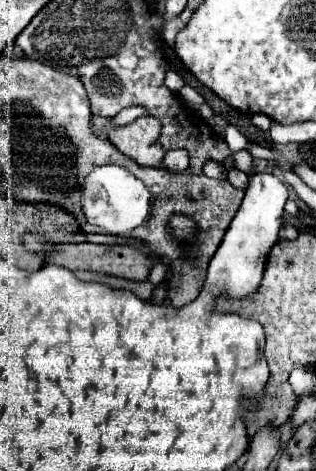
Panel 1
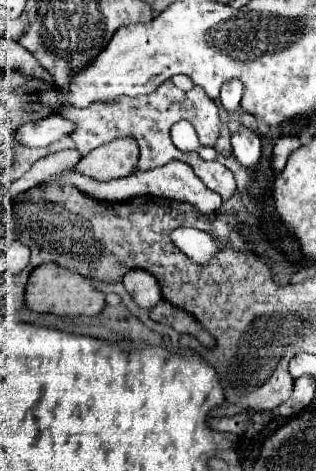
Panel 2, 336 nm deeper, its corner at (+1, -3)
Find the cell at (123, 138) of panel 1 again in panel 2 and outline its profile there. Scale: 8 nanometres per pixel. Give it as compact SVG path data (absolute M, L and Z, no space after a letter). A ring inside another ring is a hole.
M130 139L106 143L76 163L76 171L96 181L112 181L128 177L138 163L138 145Z

